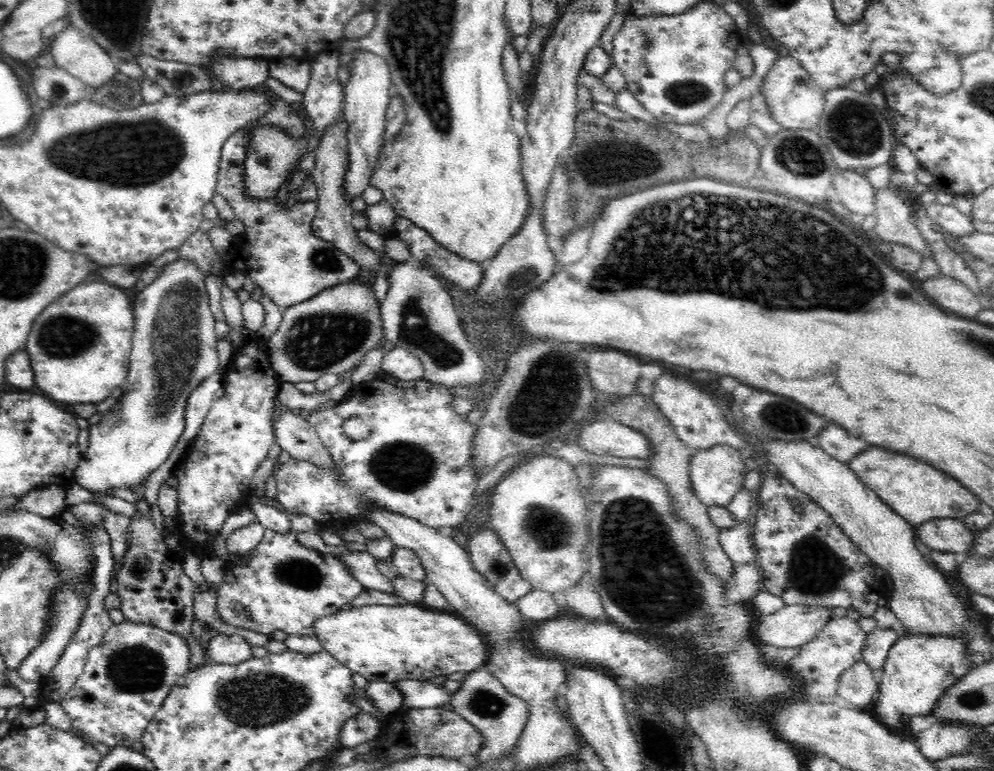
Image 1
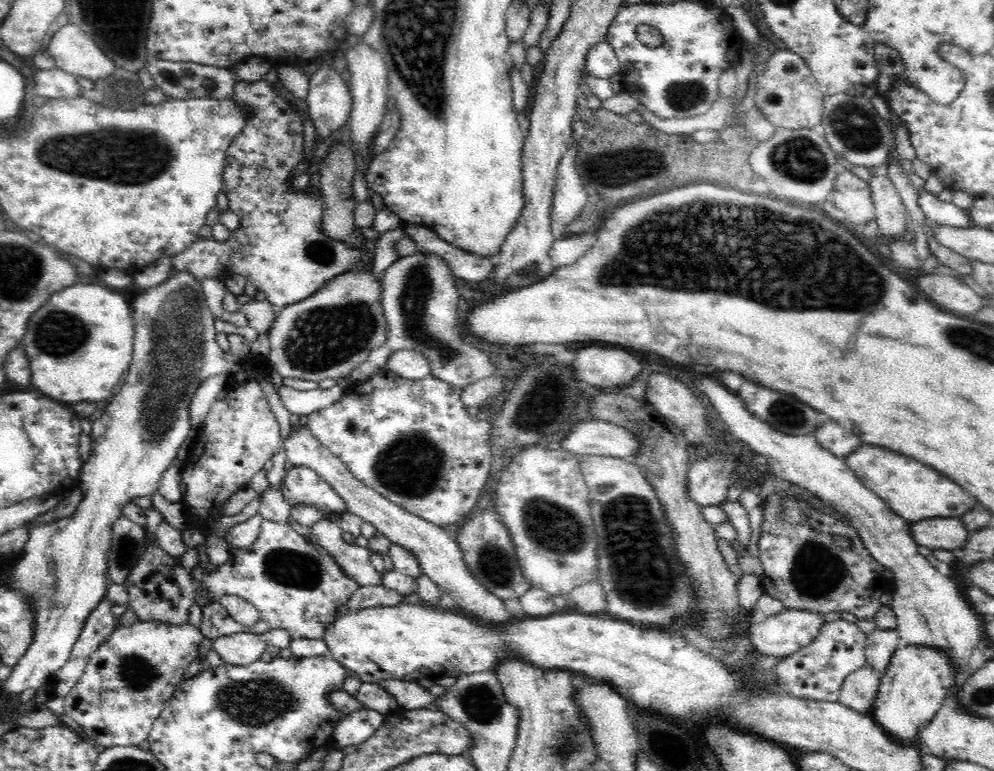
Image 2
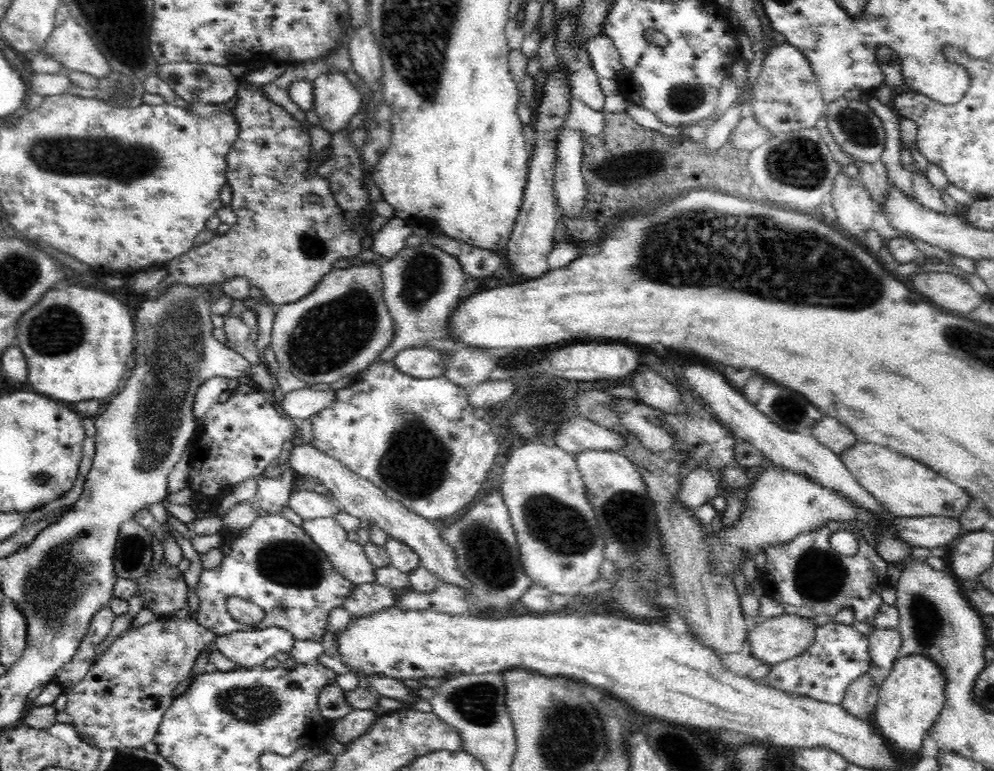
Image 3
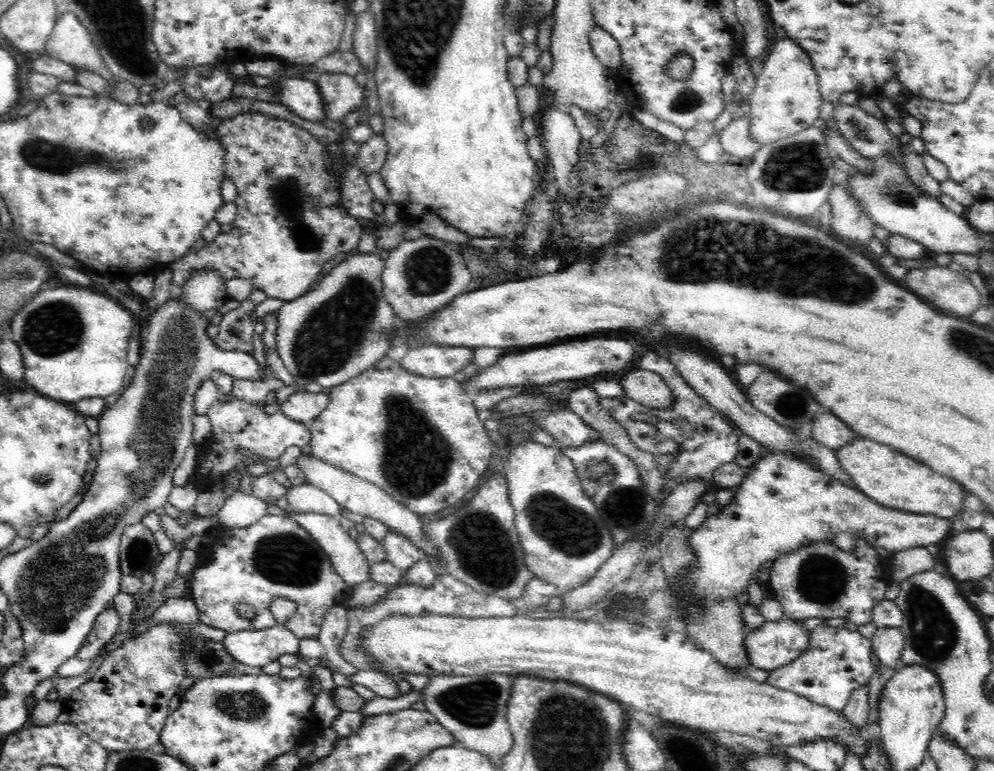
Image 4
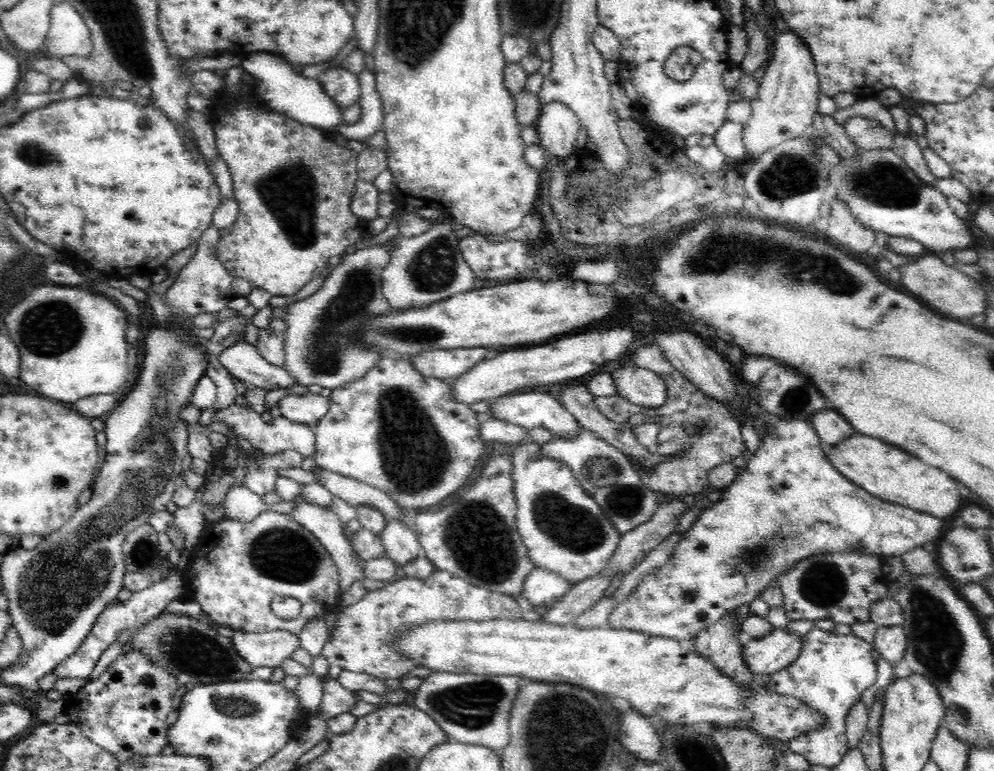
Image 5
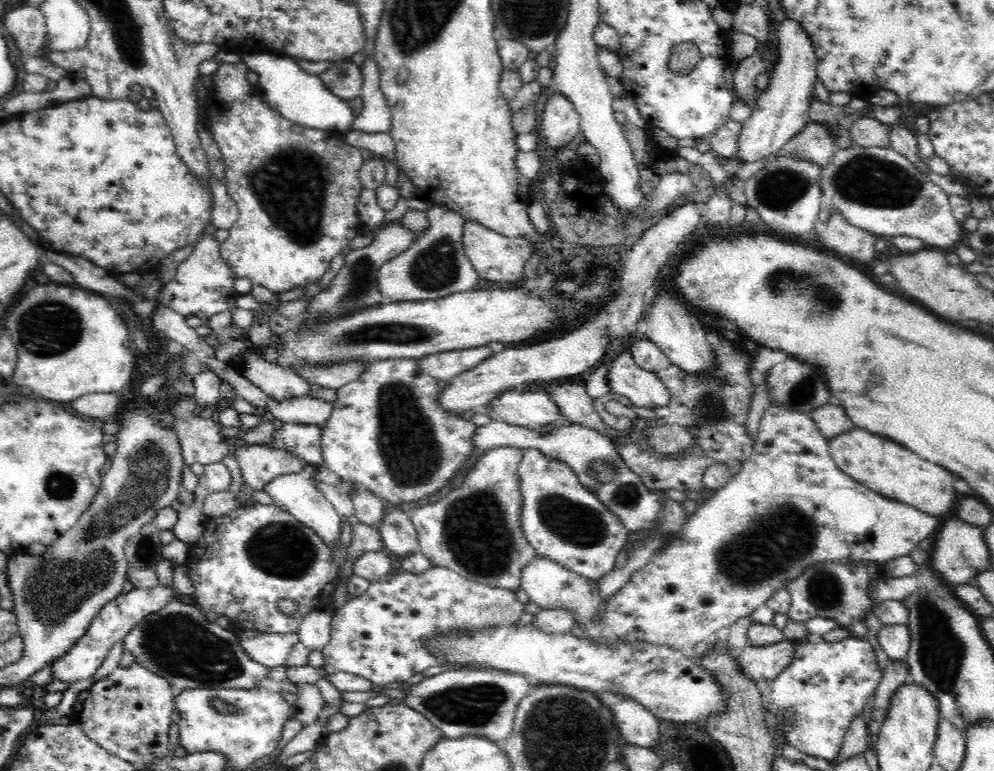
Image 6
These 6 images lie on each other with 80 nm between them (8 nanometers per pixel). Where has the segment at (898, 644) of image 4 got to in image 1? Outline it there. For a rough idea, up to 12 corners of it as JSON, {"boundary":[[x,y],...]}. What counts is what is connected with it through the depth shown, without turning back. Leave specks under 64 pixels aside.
{"boundary":[[893,629],[867,634],[862,660],[882,671],[892,646],[899,642]]}

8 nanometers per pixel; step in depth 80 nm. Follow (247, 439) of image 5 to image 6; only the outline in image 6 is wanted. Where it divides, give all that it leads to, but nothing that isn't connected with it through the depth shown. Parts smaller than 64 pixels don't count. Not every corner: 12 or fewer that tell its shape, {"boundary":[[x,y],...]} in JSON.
{"boundary":[[282,424],[274,449],[291,448],[307,464],[324,468],[322,427]]}

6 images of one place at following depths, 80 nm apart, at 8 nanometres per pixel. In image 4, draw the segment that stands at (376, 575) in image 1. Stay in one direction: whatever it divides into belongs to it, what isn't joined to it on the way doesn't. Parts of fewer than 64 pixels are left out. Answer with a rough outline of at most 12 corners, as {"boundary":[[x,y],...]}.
{"boundary":[[291,517],[329,556],[352,588],[370,579],[371,562],[336,517]]}

